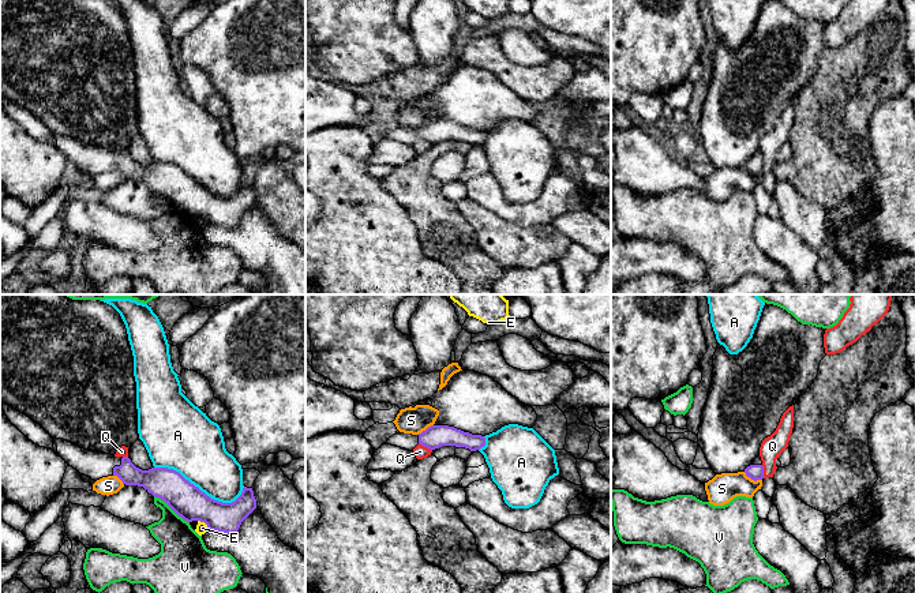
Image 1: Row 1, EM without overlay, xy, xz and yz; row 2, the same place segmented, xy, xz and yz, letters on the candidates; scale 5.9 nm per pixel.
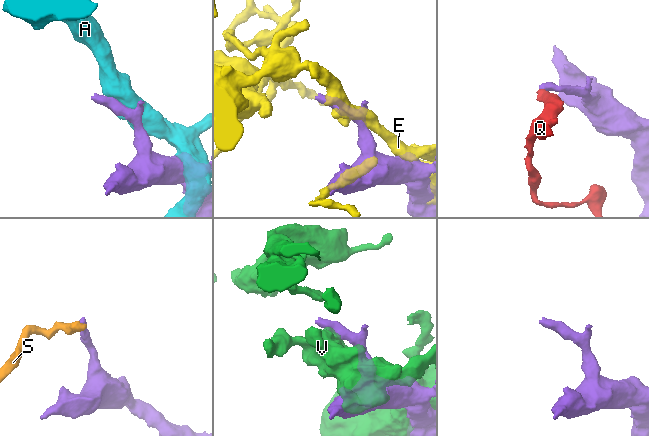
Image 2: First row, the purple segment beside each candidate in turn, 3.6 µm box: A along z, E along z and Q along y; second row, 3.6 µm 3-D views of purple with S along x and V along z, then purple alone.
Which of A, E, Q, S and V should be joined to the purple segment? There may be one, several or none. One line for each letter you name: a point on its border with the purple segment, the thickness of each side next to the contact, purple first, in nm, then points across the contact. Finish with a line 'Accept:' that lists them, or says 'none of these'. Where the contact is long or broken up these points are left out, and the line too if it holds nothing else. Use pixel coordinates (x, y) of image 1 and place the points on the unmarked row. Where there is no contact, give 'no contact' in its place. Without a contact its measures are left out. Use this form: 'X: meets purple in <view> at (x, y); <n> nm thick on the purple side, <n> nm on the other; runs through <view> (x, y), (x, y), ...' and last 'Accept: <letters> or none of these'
Accept: none of these

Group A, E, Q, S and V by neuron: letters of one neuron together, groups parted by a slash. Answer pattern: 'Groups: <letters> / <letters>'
Groups: A / E / Q S / V

